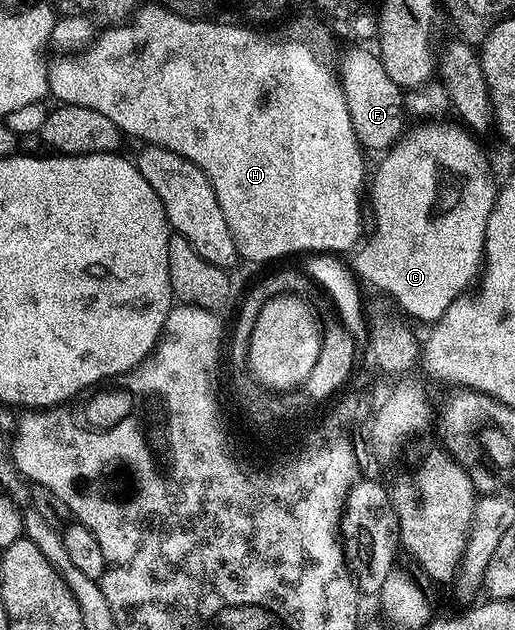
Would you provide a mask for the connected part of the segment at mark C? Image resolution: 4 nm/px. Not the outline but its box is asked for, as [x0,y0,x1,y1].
[354,123,498,323]

